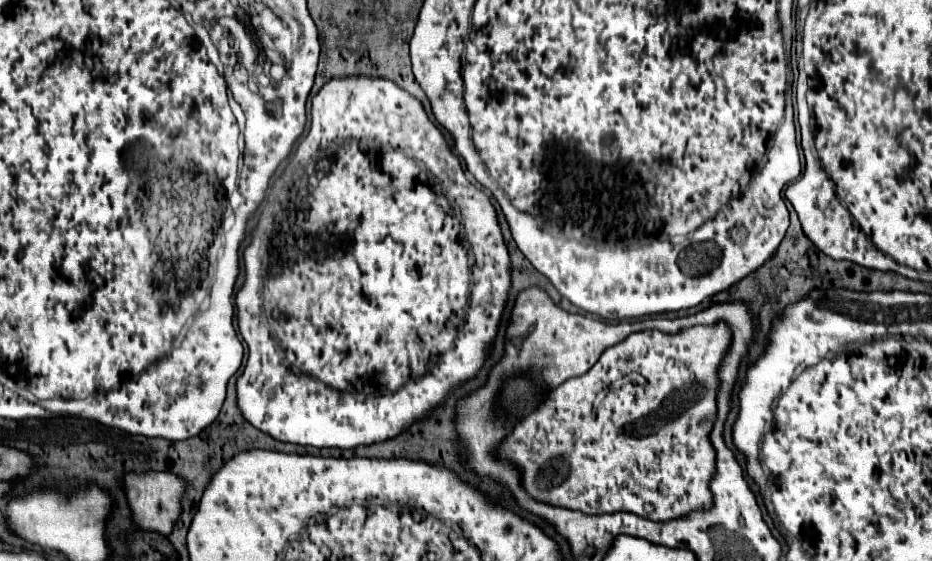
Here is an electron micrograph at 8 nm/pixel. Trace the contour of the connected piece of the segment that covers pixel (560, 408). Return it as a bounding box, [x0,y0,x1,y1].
[494,322,732,522]

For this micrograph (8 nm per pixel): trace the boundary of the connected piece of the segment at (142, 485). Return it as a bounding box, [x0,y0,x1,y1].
[122,472,188,536]

